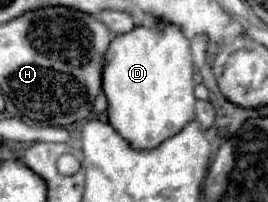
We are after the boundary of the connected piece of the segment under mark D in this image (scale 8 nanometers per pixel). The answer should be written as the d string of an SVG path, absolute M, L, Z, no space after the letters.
M137 26L129 34L117 36L107 54L103 66L103 92L107 96L107 118L121 138L135 150L157 148L167 138L175 136L195 118L195 96L193 96L193 58L189 52L189 40L179 34L177 26Z

